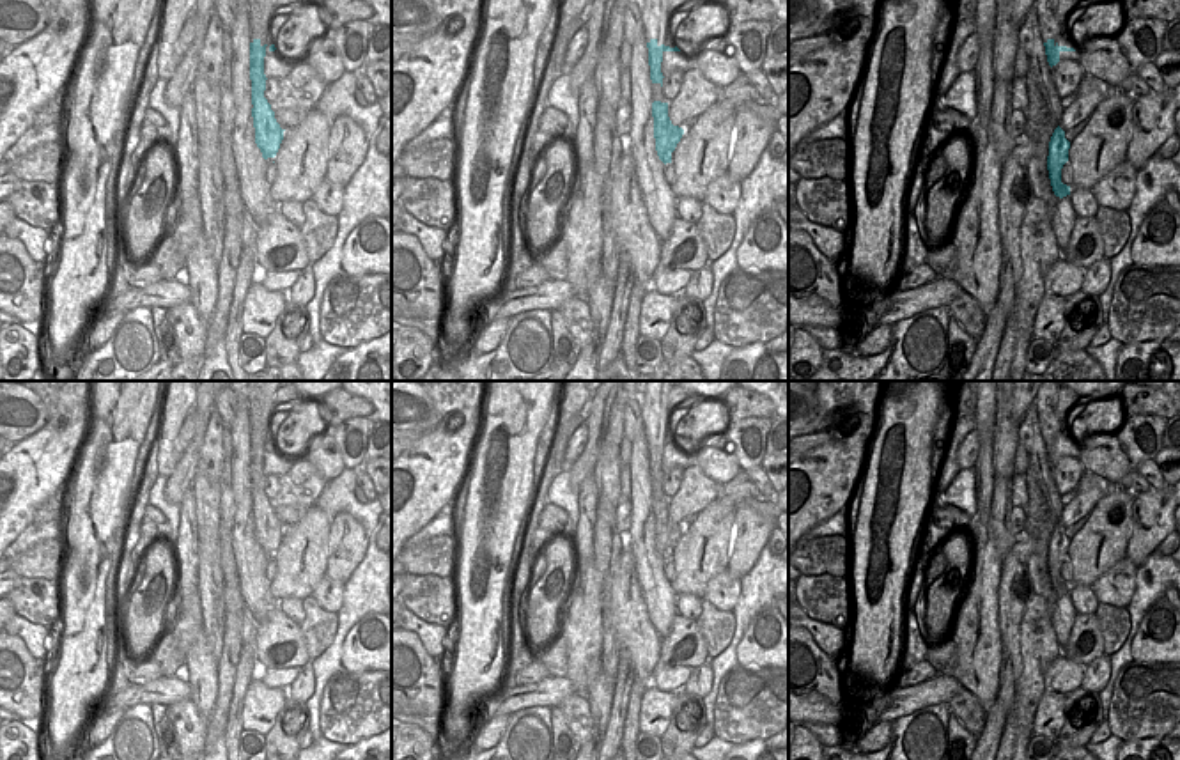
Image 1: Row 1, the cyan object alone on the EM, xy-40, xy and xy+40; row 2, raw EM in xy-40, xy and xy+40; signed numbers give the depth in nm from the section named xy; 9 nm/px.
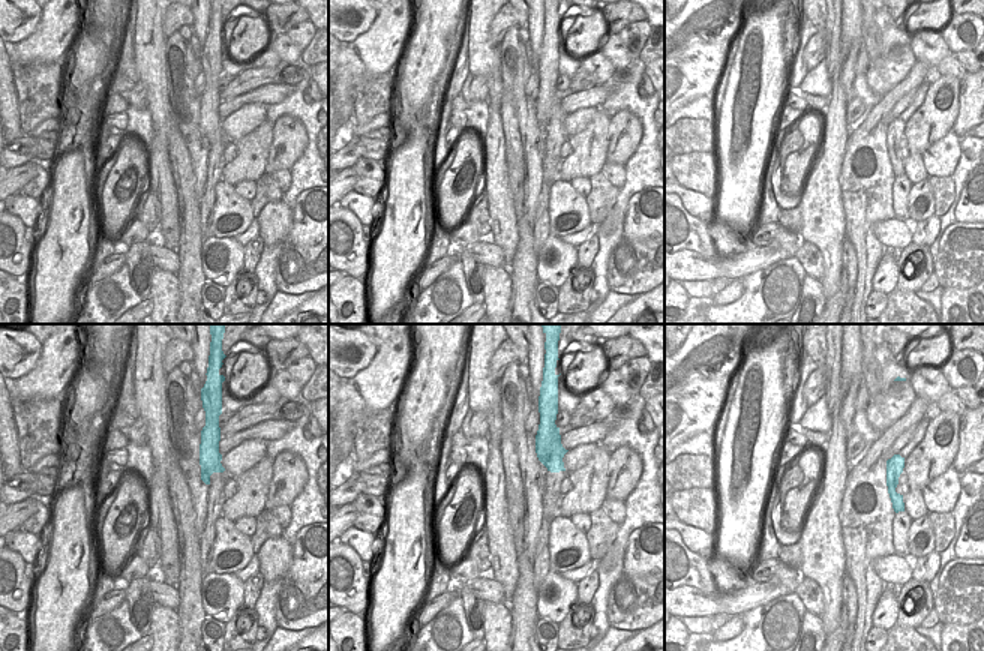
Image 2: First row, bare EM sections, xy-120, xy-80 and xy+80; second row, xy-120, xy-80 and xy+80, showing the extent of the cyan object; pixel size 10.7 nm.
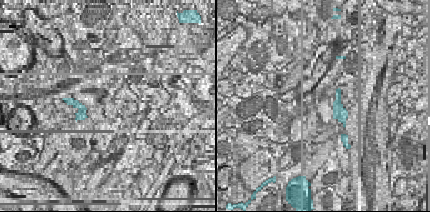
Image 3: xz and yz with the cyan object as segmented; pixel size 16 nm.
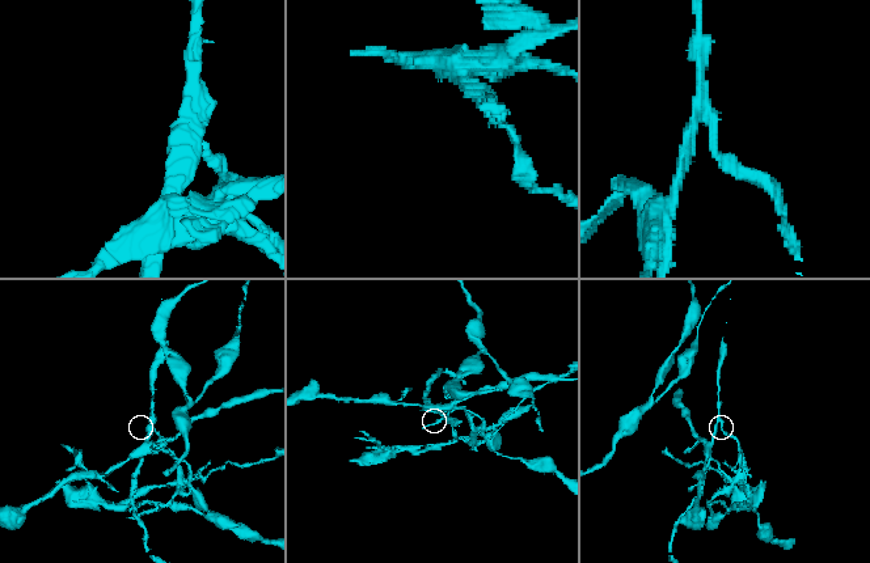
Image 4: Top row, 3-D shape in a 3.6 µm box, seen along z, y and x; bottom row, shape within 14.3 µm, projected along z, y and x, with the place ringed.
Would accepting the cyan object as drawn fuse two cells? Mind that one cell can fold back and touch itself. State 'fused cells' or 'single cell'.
fused cells

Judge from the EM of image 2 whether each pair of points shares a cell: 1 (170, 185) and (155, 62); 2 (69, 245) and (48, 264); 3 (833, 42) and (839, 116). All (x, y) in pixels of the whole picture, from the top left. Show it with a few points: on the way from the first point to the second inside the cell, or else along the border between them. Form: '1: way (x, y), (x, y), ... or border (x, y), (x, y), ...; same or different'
1: way (167, 155), (165, 126), (161, 119), (158, 92); same
2: way (66, 252), (56, 264); same
3: way (833, 60), (837, 98); same

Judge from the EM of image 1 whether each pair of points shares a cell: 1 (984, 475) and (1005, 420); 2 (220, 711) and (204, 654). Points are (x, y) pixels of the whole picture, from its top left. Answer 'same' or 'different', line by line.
1: different
2: different

